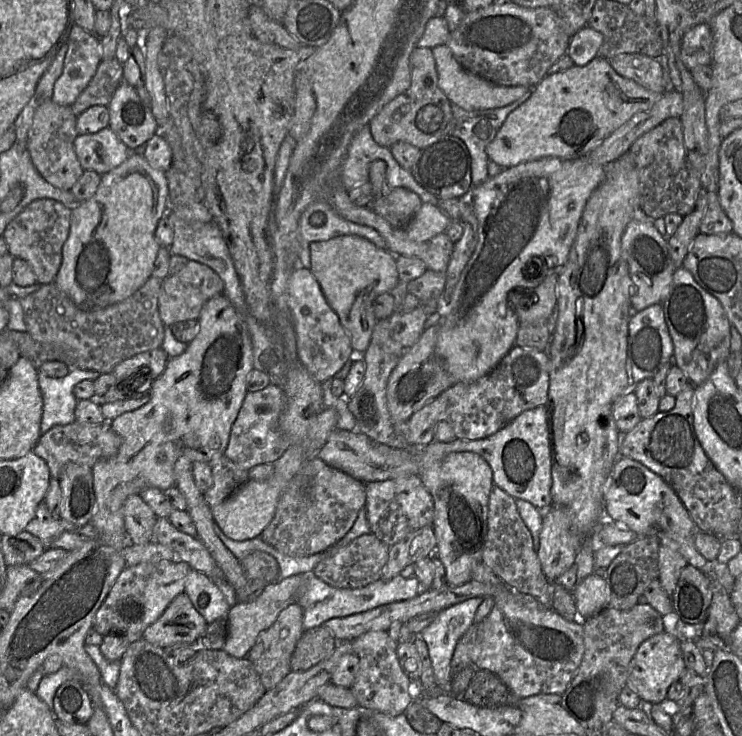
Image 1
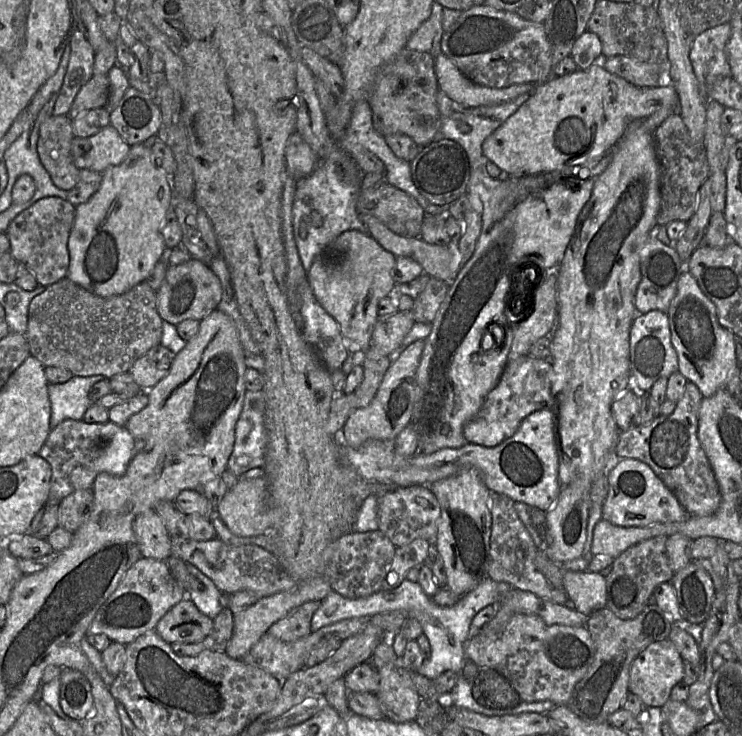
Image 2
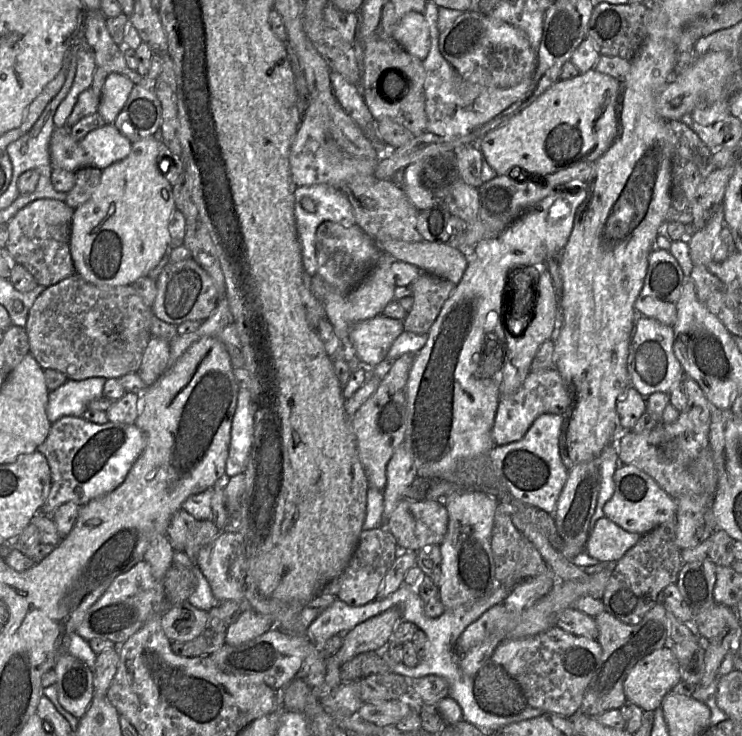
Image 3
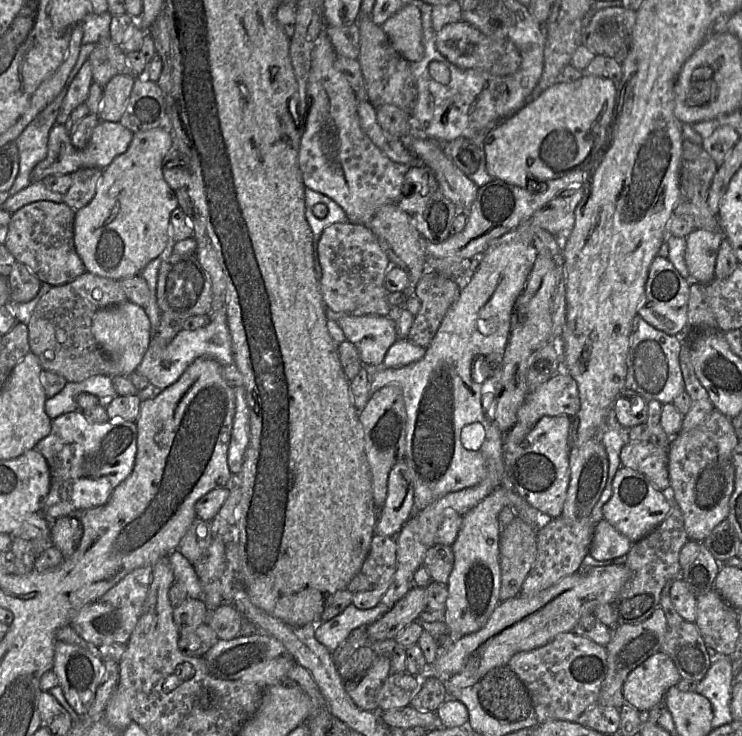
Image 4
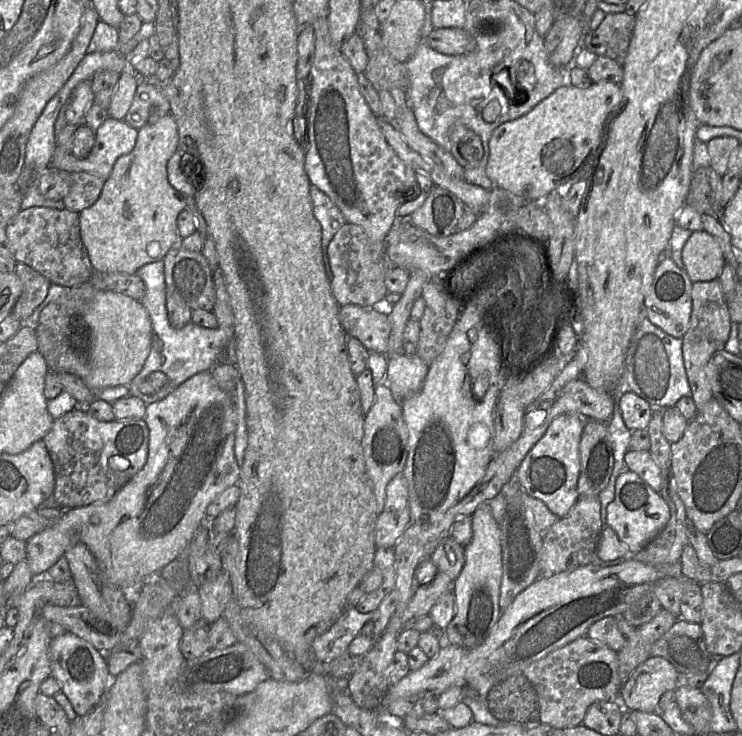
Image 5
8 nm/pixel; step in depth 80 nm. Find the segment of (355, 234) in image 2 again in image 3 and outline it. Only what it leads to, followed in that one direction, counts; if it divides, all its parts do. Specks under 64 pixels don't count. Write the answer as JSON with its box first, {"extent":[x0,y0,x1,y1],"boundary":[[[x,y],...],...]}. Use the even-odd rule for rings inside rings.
{"extent":[311,252,396,352],"boundary":[[[382,252],[379,260],[366,277],[354,289],[345,294],[333,290],[318,274],[311,277],[311,291],[323,303],[326,317],[342,339],[343,349],[352,352],[349,331],[354,323],[382,315],[387,304],[394,300],[396,286],[391,270],[394,261],[392,256]]]}

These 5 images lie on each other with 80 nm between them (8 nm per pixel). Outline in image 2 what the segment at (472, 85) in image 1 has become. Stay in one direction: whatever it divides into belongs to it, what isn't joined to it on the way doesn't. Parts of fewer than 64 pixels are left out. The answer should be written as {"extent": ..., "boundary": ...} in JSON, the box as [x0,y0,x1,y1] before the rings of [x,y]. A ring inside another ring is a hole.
{"extent":[434,54,535,107],"boundary":[[[444,54],[434,58],[434,70],[439,90],[453,101],[469,107],[500,104],[530,92],[535,84],[515,84],[504,88],[493,88],[477,84],[465,76]]]}

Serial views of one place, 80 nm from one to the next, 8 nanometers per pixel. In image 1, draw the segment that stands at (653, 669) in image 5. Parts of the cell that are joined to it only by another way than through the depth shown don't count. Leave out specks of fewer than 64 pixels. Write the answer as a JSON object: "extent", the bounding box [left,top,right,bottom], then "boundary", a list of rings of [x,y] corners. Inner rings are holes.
{"extent":[627,633,686,704],"boundary":[[[659,633],[645,640],[636,651],[631,663],[627,684],[643,703],[664,704],[670,687],[680,680],[686,670],[680,639],[669,633]]]}

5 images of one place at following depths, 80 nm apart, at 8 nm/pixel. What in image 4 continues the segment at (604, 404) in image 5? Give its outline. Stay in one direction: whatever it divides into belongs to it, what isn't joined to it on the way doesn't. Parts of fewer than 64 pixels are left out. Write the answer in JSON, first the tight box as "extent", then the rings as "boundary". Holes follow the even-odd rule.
{"extent":[517,371,581,428],"boundary":[[[559,371],[548,381],[529,390],[517,413],[517,423],[534,428],[544,416],[574,417],[581,402],[577,382],[567,371]]]}

